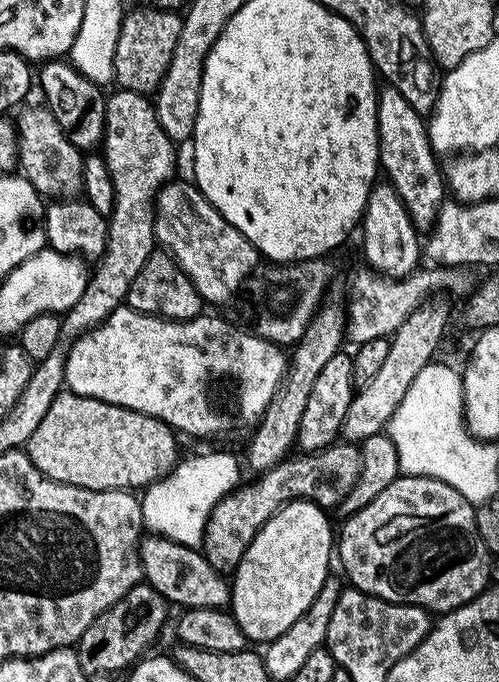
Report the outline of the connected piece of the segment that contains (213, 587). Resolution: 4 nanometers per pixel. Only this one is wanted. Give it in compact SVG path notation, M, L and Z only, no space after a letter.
M148 534L138 545L138 559L146 583L158 594L162 594L169 605L181 604L181 609L218 608L223 609L230 600L230 584L221 573L210 566L203 551L187 548L164 536Z

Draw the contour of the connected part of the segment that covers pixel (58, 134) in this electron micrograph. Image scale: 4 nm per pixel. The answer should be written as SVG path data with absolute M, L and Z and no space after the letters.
M47 106L40 108L19 109L15 117L16 155L18 168L22 175L34 186L41 198L76 198L84 191L84 158L85 153L66 138L62 126L58 126L58 118Z

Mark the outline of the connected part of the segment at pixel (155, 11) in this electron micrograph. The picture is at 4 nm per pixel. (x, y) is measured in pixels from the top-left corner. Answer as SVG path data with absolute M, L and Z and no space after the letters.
M145 6L136 8L125 15L118 46L114 46L115 83L126 92L155 93L170 66L174 46L178 46L178 34L182 34L180 12L167 12L161 8Z

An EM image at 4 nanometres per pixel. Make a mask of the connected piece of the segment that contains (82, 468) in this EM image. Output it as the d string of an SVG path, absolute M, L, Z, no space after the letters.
M65 390L56 395L50 410L46 410L38 430L28 439L26 451L43 476L63 484L90 490L143 490L176 467L176 439L177 433L158 418Z

